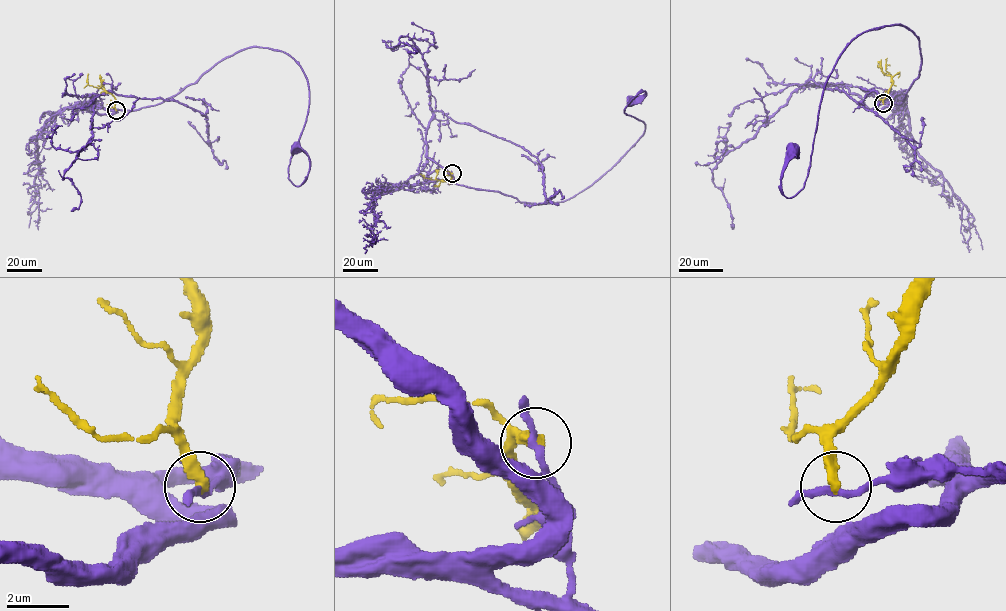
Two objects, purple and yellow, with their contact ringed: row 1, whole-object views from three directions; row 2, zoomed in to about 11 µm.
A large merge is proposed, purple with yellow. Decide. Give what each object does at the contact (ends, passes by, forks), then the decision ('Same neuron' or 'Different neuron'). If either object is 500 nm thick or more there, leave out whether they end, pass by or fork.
At the ring purple passes by. At the ring yellow ends. Different neuron

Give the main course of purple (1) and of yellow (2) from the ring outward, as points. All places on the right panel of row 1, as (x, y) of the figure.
1: (883, 104), (900, 103), (918, 77), (920, 43), (902, 25), (844, 49), (804, 186), (787, 197), (792, 148)
2: (883, 104), (893, 83), (886, 70), (887, 58)

